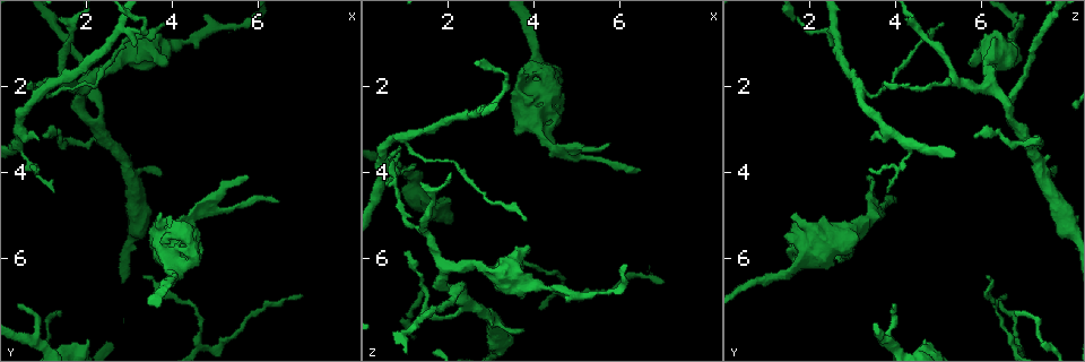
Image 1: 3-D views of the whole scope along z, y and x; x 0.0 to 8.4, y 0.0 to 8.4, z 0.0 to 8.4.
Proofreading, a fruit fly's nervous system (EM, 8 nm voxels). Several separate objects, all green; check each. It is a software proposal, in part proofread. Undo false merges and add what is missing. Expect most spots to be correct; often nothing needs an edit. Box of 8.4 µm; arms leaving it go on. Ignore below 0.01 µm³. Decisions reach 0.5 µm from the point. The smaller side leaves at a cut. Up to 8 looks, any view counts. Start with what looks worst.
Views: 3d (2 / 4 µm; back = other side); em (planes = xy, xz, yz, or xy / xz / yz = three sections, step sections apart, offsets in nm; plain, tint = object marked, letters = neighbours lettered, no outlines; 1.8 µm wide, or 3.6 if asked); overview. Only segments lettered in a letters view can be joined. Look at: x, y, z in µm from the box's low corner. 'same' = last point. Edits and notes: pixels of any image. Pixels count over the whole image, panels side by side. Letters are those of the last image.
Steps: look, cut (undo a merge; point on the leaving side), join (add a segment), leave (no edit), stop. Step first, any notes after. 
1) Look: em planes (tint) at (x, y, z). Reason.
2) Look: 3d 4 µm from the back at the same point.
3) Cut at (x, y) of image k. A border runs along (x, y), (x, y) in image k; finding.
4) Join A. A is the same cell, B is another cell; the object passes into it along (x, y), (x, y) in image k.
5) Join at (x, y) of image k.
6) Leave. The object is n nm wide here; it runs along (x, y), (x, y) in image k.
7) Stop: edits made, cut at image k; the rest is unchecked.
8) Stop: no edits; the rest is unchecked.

Look: em xy step 8 (letters) at (0.60, 3.75, 4.25). Calibre changes.

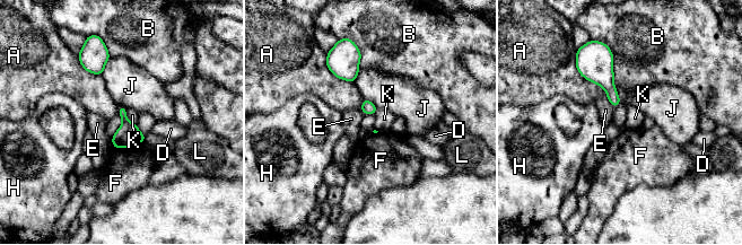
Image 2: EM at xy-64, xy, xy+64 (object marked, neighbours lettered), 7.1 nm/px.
Look: em planes (letters) at the same point. Cut it another way.

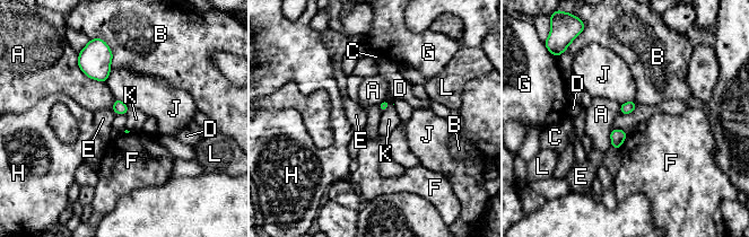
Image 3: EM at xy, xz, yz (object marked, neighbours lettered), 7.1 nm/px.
Leave. The object is 60 nm wide here; the longest contact is with A, 300 nm; A, B, C, D, E, F, G, H, J, K and L are other cells; one neuron here.

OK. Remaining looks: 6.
Look: 3d 2 µm at (2.10, 2.85, 6.75).

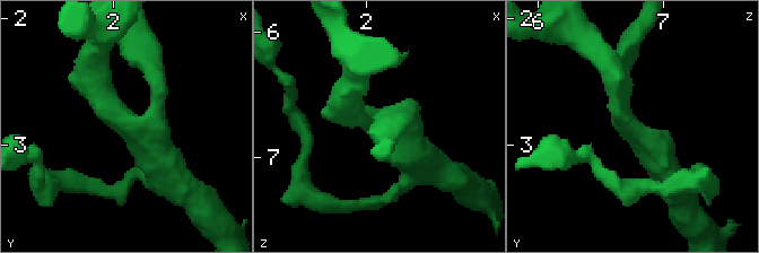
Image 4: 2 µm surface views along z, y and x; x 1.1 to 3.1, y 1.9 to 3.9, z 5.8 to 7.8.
Look: em planes (plain) at (2.14, 2.86, 6.76).

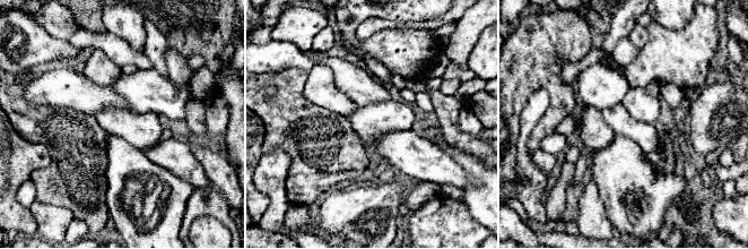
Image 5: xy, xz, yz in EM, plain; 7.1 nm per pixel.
Look: em planes (letters) at the same point.

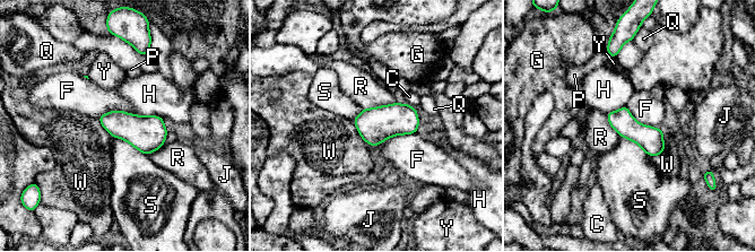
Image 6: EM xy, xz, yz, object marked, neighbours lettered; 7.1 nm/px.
Leave. The longest contact is with F, 380 nm; C, F, G, H, J, P, Q, R, S, W and Y are other cells; all the same neuron.

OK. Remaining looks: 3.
Look: 3d 2 µm at (1.00, 2.15, 3.25). Arms part here.

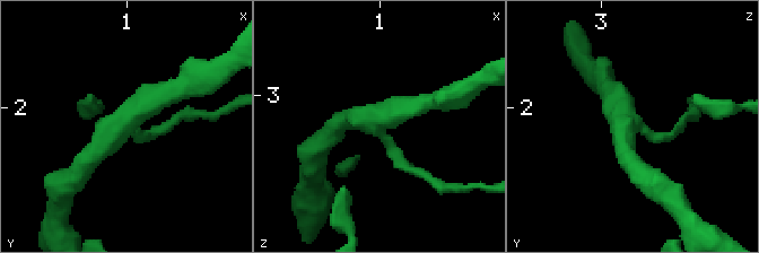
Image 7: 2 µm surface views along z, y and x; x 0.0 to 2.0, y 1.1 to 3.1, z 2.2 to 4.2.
Look: em yz step 16 (tint) at (0.98, 2.12, 3.20). 3 arms meet here; now the EM.

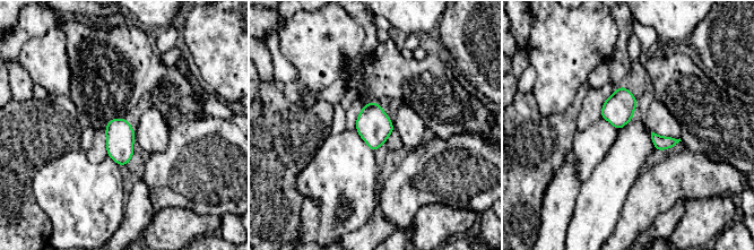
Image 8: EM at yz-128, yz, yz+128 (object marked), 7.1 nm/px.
Look: em planes (letters) at the same point. Another direction.

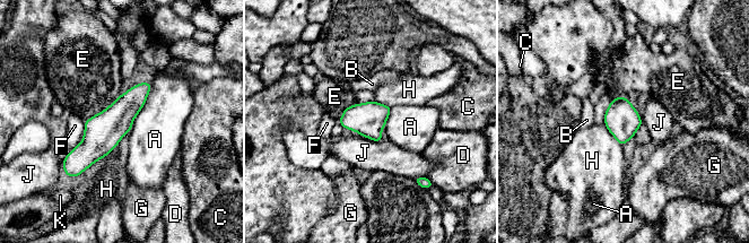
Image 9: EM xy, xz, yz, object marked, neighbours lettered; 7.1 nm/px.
Leave. The object is 240 nm wide here; the longest contact is with A, 400 nm; A, B, C, D, E, F, G, H, J and K are other cells; all the same neuron.

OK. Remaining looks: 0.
Stop: no edits; the rest is unchecked.

